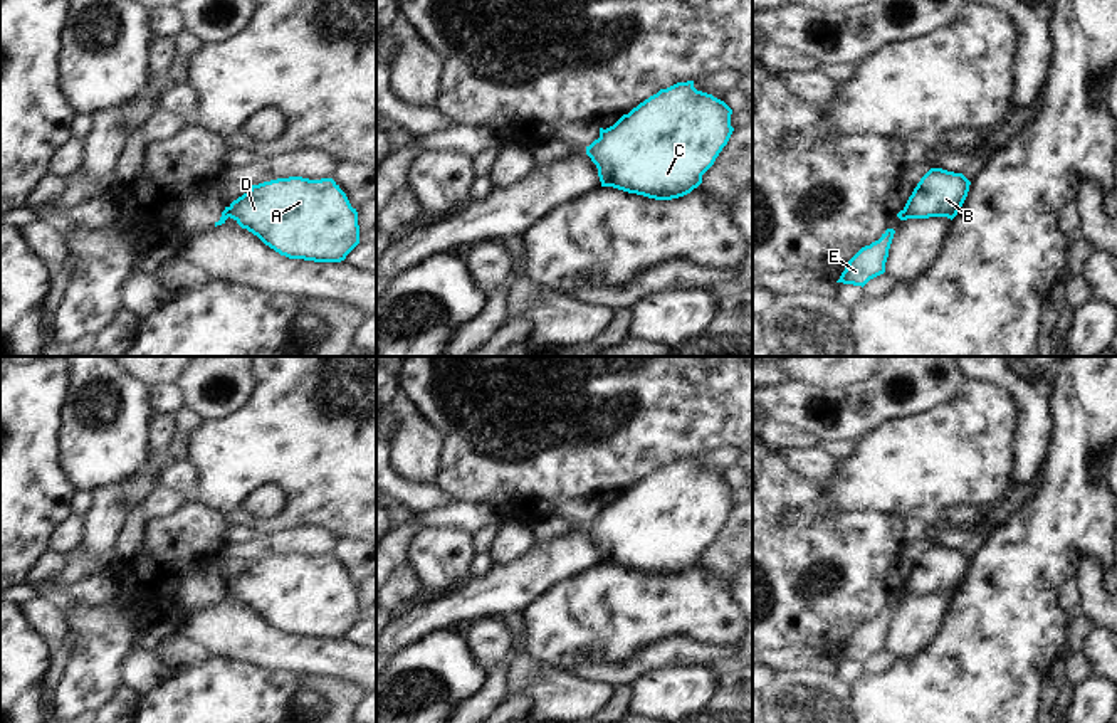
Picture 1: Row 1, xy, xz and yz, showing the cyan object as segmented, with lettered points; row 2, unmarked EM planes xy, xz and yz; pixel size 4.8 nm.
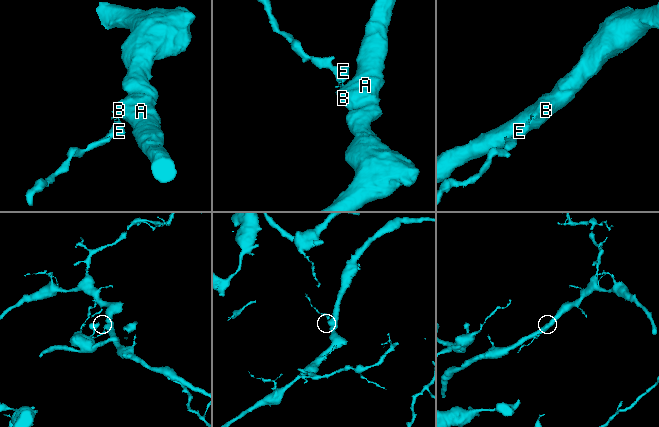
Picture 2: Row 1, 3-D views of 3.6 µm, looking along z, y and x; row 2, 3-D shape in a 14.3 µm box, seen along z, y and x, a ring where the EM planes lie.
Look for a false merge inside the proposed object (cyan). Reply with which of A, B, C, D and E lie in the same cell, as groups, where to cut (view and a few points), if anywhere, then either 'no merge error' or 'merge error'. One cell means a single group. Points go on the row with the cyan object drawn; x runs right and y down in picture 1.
groups A B C D / E; cut yz (902, 211), (907, 217); merge error

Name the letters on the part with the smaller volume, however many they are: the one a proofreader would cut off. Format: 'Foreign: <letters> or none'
Foreign: E.

